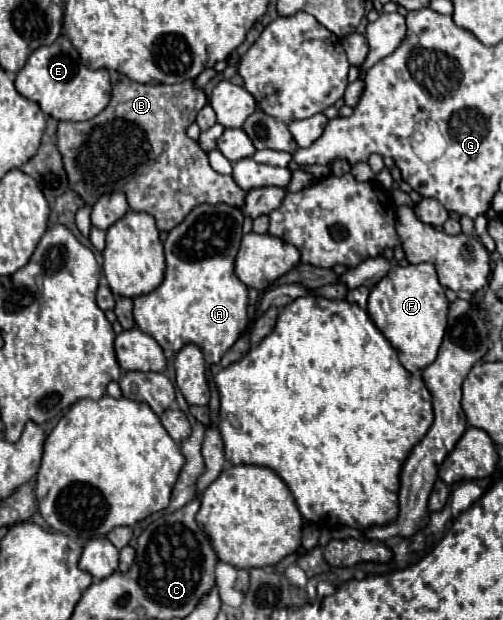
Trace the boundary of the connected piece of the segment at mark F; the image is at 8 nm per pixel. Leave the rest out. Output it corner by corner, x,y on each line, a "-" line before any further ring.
418,263
396,267
386,277
380,279
376,287
372,287
368,297
368,315
384,335
392,347
406,357
400,357
400,363
410,371
416,373
428,367
438,353
447,329
448,299
444,287
438,283
436,269
432,263

